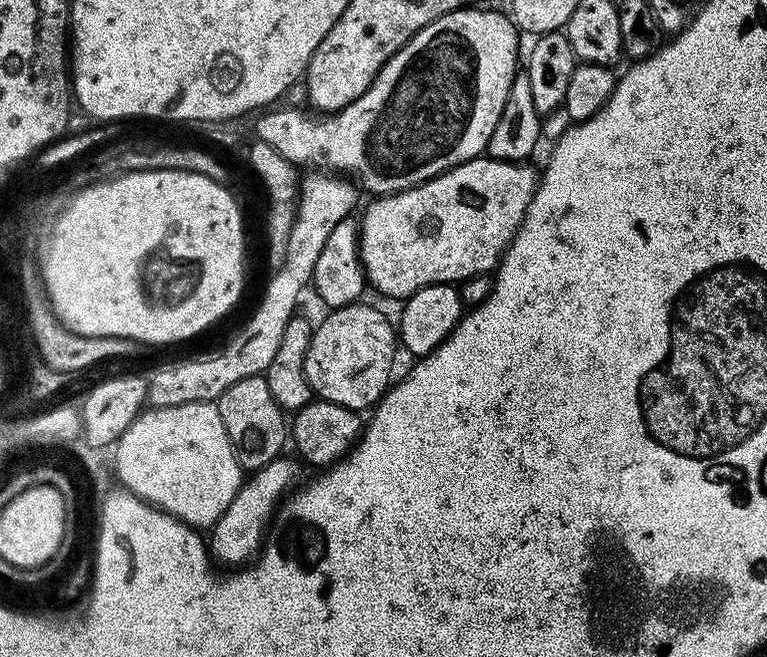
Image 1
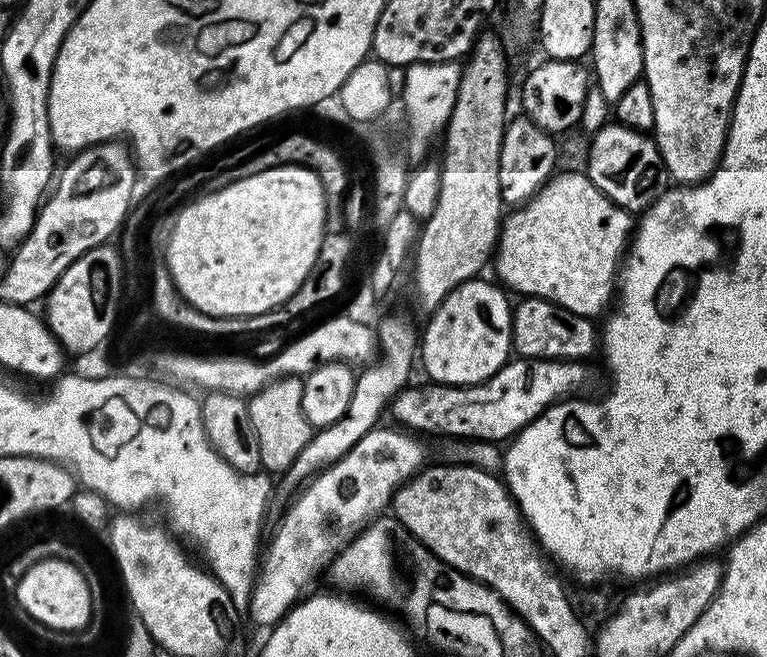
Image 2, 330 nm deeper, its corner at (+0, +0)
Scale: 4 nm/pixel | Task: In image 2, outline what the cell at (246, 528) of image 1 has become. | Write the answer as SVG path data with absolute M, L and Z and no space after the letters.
M395 518L382 519L372 520L332 560L332 580L342 591L357 592L362 599L381 604L376 605L381 609L392 614L399 613L412 626L423 620L434 602L439 602L467 613L484 612L484 616L492 616L492 624L496 624L496 628L520 628L521 618L493 588L442 563L429 548L409 536Z

